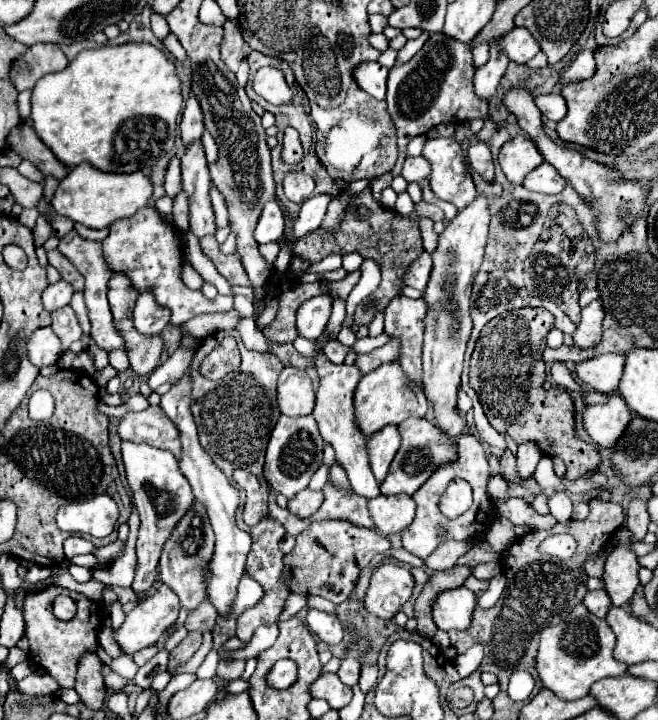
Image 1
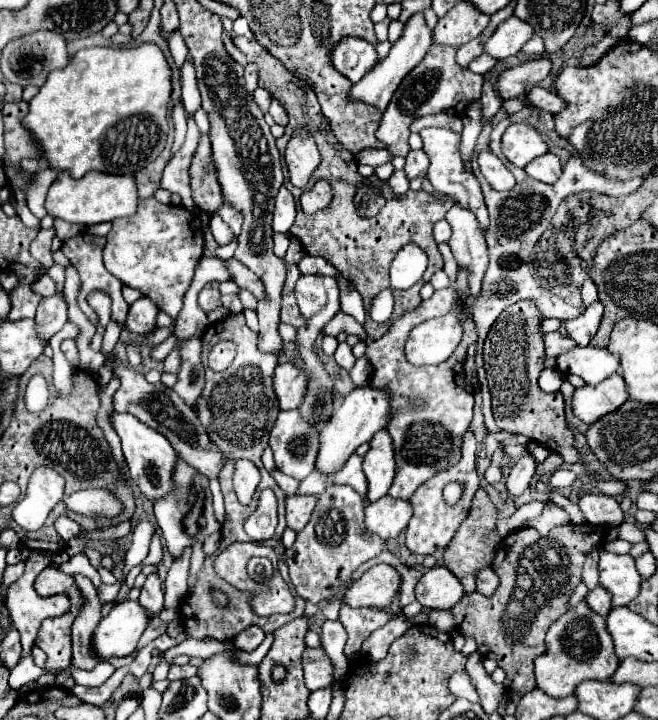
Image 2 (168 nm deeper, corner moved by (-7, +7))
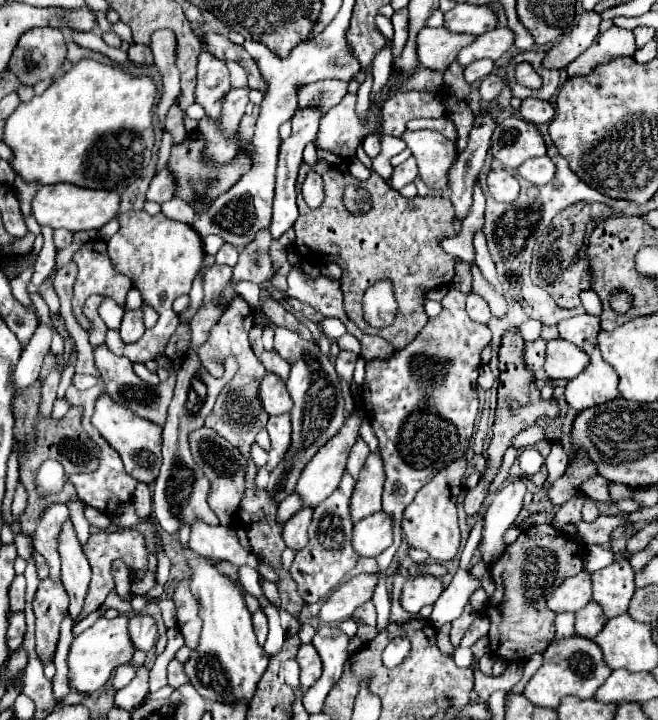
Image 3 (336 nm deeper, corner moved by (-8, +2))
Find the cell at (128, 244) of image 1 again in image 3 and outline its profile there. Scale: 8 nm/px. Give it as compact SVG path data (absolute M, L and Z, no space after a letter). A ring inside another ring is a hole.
M144 210L126 212L118 216L118 222L120 222L120 230L108 240L108 254L112 258L112 264L118 272L134 280L134 286L142 292L144 302L150 304L160 314L160 318L156 326L146 330L144 336L134 344L124 344L118 330L108 330L106 346L114 354L126 356L132 362L144 362L144 360L152 360L158 352L166 348L170 336L180 324L178 314L172 310L172 302L178 296L190 292L194 276L202 266L204 250L196 230L192 230L188 224L166 218L162 212L156 216L150 216Z

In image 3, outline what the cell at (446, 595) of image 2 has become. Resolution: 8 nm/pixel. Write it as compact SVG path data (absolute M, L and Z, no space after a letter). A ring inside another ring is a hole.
M414 576L410 580L406 580L402 594L400 594L400 606L410 612L412 616L416 616L420 612L422 606L426 604L434 604L438 600L438 596L442 594L442 582L434 576Z

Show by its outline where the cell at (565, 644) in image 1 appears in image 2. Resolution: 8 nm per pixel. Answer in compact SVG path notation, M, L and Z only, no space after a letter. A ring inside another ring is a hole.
M587 599L567 611L563 617L559 617L547 631L545 639L547 651L535 659L535 677L537 687L551 697L567 697L575 693L575 685L587 679L609 679L615 669L619 667L619 657L615 657L615 651L611 645L611 635L607 635L607 623L605 617L599 617L589 605Z

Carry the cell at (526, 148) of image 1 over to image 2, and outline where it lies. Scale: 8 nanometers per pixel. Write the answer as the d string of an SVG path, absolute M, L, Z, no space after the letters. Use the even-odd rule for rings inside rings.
M513 123L501 139L503 155L517 167L525 167L535 157L547 153L547 143L543 137L527 123Z

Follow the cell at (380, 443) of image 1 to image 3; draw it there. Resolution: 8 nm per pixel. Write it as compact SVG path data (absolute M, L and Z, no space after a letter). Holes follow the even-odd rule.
M370 454L358 474L354 492L352 492L352 502L350 502L350 514L352 522L358 522L378 510L380 498L382 498L382 488L384 488L384 464L380 454Z

